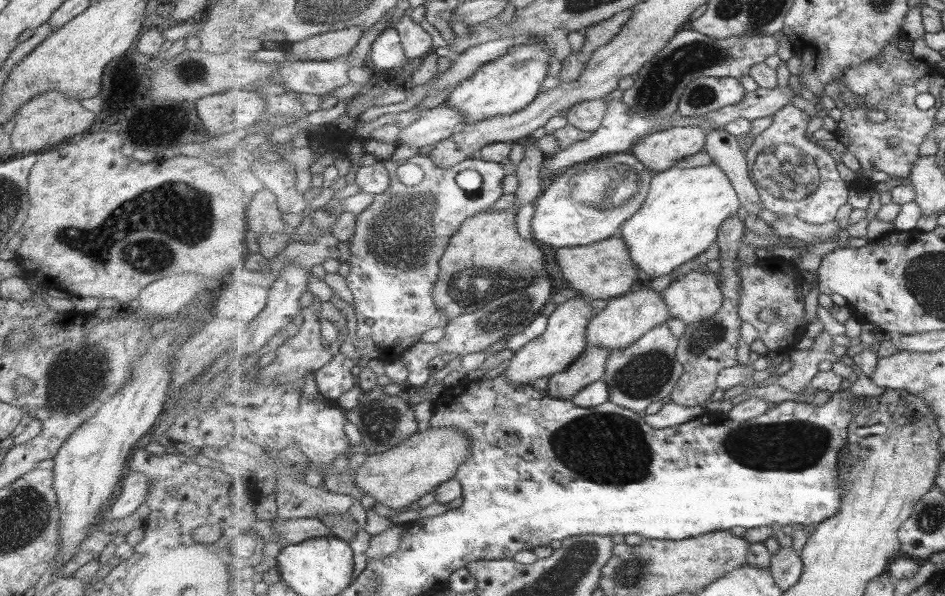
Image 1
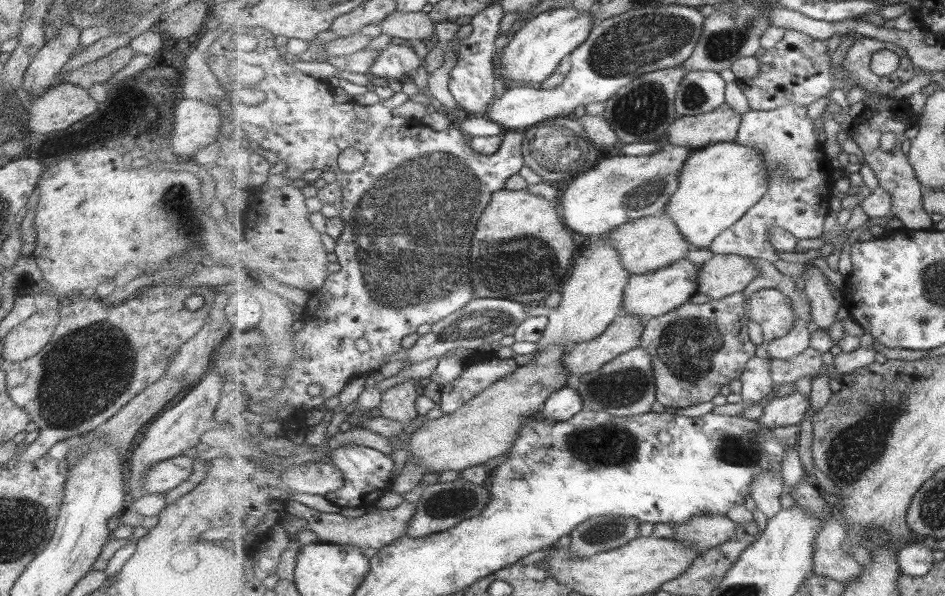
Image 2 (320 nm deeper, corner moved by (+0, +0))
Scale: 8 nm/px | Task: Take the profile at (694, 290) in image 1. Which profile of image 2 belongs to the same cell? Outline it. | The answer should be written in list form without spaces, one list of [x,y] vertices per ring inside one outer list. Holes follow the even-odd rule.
[[[739,254],[715,255],[702,265],[697,294],[705,294],[711,301],[723,301],[733,294],[742,293],[757,277],[759,270],[749,257]]]

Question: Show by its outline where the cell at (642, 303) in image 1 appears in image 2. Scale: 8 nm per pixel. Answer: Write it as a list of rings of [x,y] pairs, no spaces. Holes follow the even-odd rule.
[[[682,259],[665,269],[649,272],[649,274],[632,276],[630,278],[630,286],[625,291],[625,301],[623,301],[624,314],[649,320],[665,316],[665,314],[669,314],[673,310],[680,309],[688,300],[697,295],[701,268],[702,266],[695,264],[695,262]]]

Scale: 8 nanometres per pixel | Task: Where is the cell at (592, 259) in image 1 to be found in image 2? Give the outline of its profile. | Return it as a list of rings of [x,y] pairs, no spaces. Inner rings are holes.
[[[667,213],[643,217],[602,236],[603,242],[611,244],[621,254],[621,262],[631,277],[665,269],[679,260],[687,259],[689,251],[695,249],[673,220]]]

